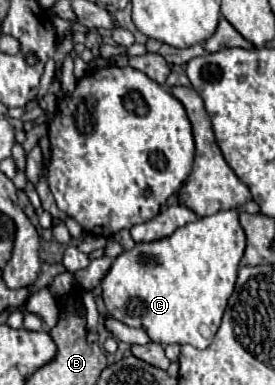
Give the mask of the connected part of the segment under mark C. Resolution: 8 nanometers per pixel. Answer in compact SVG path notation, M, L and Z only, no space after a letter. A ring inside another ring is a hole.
M236 209L218 211L216 215L202 217L196 223L188 223L180 227L172 237L152 243L136 243L130 251L124 251L114 259L108 275L102 279L104 305L114 319L126 323L128 327L142 327L154 343L188 343L196 349L206 349L222 323L226 303L234 291L244 249L246 235L242 231L242 225L238 223Z

